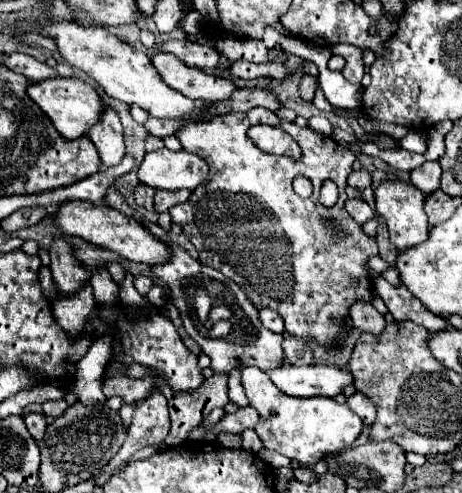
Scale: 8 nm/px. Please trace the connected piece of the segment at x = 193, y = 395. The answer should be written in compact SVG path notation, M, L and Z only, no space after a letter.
M214 374L205 384L193 392L169 392L169 388L161 388L169 402L171 414L171 432L165 440L167 446L175 446L187 440L189 428L195 428L203 422L205 414L209 414L215 406L225 406L229 402L228 375Z

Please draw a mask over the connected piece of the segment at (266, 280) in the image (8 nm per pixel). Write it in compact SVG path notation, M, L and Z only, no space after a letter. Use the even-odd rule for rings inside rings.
M253 108L249 112L235 112L229 116L219 116L207 122L191 122L177 138L187 152L195 152L209 164L209 178L205 184L193 190L187 202L177 204L169 210L173 222L183 228L183 234L195 244L199 250L199 260L215 270L223 272L231 278L251 300L253 304L271 306L285 318L285 330L297 338L313 338L321 344L339 342L347 336L345 320L349 312L349 304L353 300L369 300L371 302L371 282L363 268L363 264L377 254L375 238L365 236L361 226L349 218L345 212L347 202L347 176L353 170L353 162L357 160L355 152L341 148L333 138L313 132L311 128L299 128L293 122L281 120L275 112L267 108ZM253 124L271 124L287 130L303 150L301 160L289 160L285 156L269 156L261 152L249 138L247 128ZM297 176L305 176L313 184L313 194L309 198L301 198L293 192L293 180ZM323 180L333 180L339 186L339 200L333 208L325 208L319 204L319 188ZM325 220L335 220L335 228L345 232L345 238L333 236L333 224L325 224Z

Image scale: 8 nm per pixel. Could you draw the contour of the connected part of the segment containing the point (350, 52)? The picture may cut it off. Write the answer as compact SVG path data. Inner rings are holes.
M335 44L335 54L341 54L345 58L343 76L353 84L361 84L361 78L365 72L363 50L357 46L349 46L349 44Z

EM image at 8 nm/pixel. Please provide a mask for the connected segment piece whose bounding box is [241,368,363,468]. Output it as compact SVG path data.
M243 368L243 388L249 406L257 410L257 436L263 446L275 450L291 460L297 460L301 468L313 468L313 462L323 460L327 454L349 448L363 430L361 418L349 410L347 404L337 404L333 398L293 398L273 386L269 376L259 368Z

